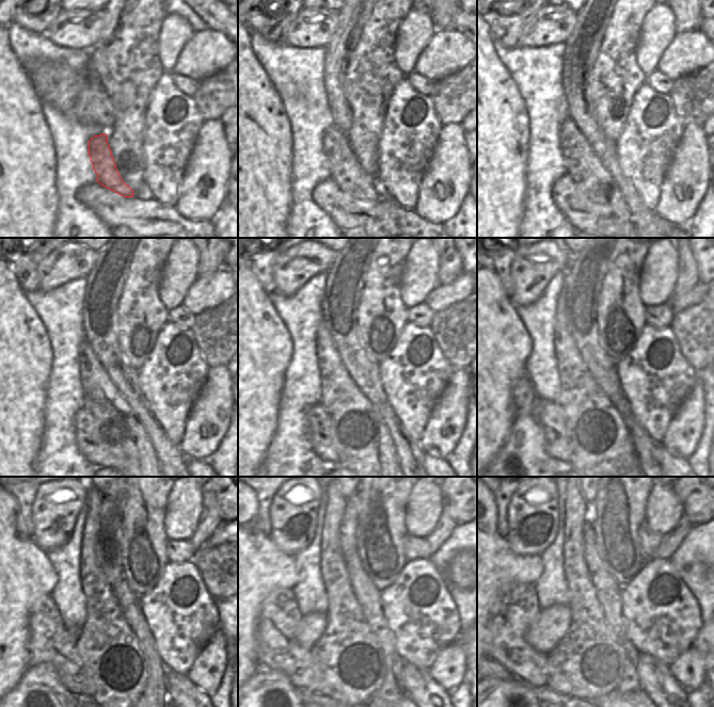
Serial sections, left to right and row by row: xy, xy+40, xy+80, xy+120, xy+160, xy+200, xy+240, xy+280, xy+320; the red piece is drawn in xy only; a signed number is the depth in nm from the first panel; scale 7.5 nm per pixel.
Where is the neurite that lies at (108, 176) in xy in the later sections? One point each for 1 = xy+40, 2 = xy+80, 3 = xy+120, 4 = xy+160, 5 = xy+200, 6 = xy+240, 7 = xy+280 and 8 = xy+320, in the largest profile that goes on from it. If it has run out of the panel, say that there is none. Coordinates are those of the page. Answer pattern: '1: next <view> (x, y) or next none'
1: next xy+40 (345, 170)
2: next xy+80 (591, 179)
3: next xy+120 (116, 424)
4: next xy+160 (366, 446)
5: next xy+200 (601, 447)
6: next xy+240 (116, 671)
7: next xy+280 (350, 668)
8: next xy+320 (587, 662)

